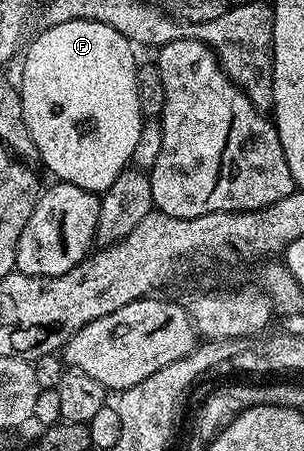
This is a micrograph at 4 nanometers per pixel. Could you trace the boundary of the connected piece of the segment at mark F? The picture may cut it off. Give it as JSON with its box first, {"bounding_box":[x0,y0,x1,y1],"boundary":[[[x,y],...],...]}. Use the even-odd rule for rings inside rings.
{"bounding_box":[18,19,142,195],"boundary":[[[74,19],[70,23],[58,23],[57,25],[52,25],[49,29],[40,29],[27,42],[26,48],[22,53],[24,70],[20,73],[20,81],[18,79],[22,115],[25,116],[26,127],[29,128],[29,134],[37,145],[39,160],[44,160],[44,165],[53,173],[53,178],[68,181],[70,184],[82,187],[91,193],[103,195],[110,187],[110,183],[114,183],[114,179],[118,179],[118,175],[124,169],[129,168],[142,124],[140,108],[138,107],[138,87],[136,86],[138,60],[136,61],[136,57],[132,52],[134,52],[132,42],[127,41],[118,31],[114,31],[114,27],[106,27],[106,23],[98,23],[90,19]]]}

